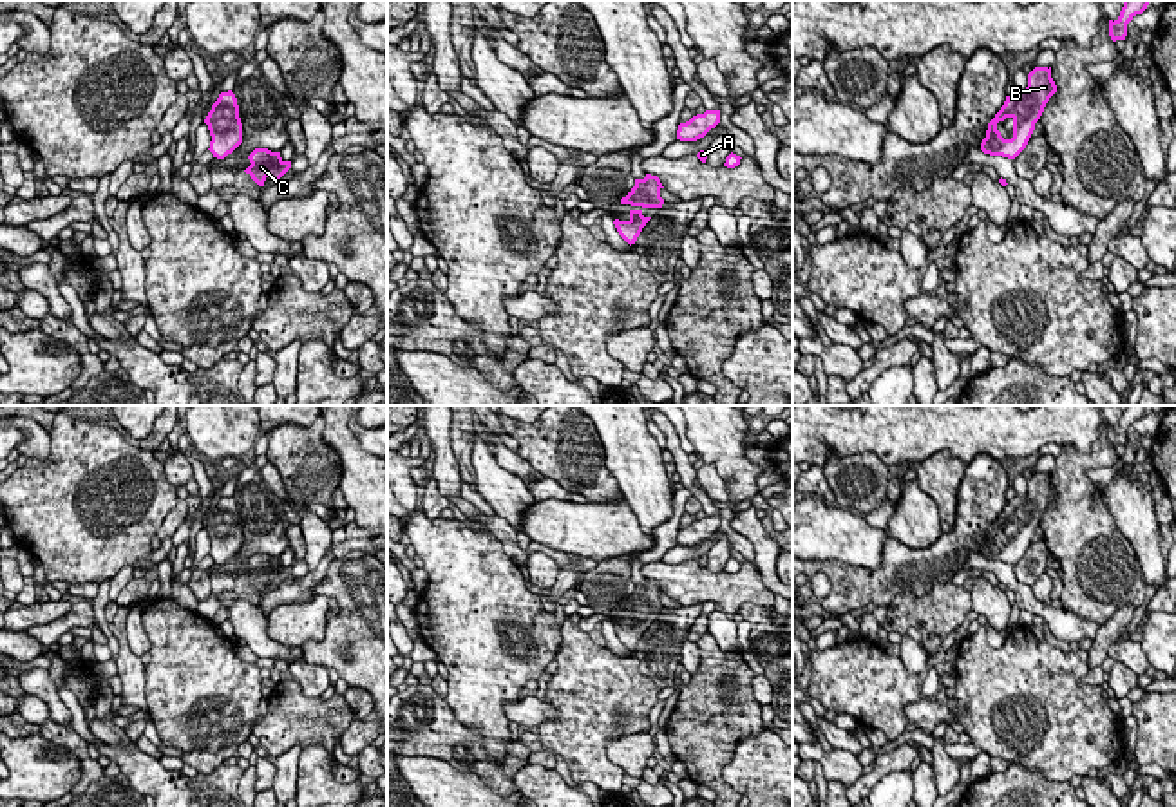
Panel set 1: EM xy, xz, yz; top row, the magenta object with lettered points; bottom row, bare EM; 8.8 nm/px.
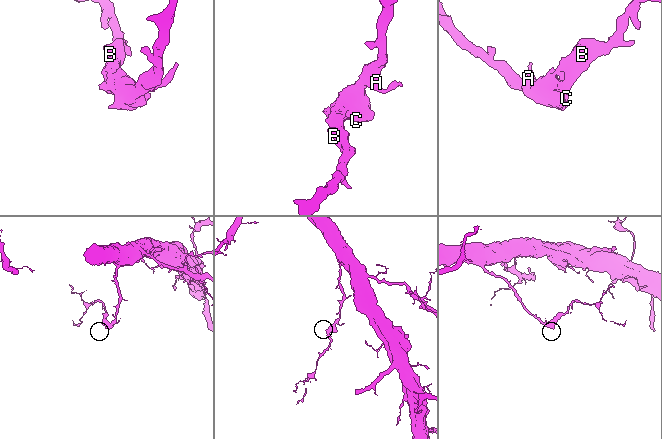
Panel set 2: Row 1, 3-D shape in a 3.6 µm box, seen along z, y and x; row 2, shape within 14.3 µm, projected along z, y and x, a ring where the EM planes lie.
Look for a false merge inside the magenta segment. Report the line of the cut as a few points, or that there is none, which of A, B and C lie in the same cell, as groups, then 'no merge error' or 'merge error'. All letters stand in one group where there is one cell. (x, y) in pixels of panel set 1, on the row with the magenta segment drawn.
cut none; groups A B C; no merge error

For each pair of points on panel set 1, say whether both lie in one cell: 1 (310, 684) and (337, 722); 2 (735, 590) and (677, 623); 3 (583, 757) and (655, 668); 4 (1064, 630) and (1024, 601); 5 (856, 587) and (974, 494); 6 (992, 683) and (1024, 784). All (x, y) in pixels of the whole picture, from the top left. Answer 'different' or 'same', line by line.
1: different
2: different
3: different
4: same
5: same
6: different

